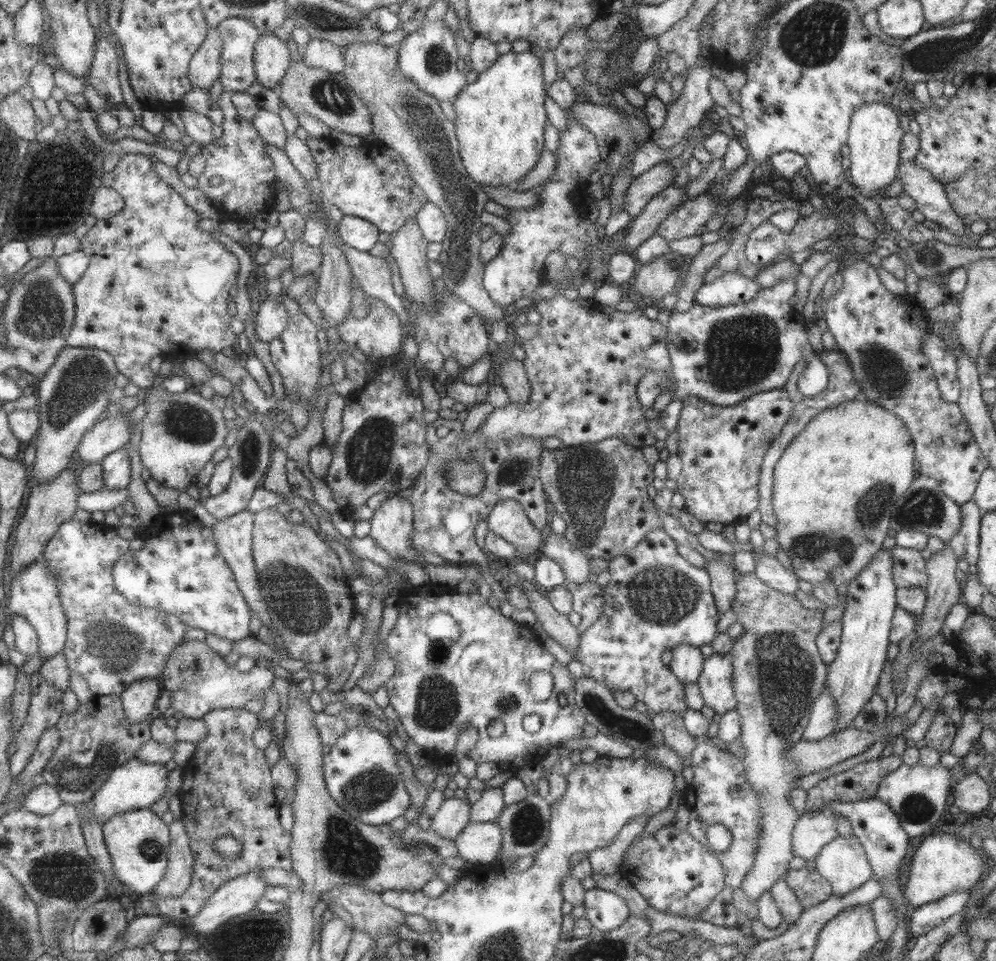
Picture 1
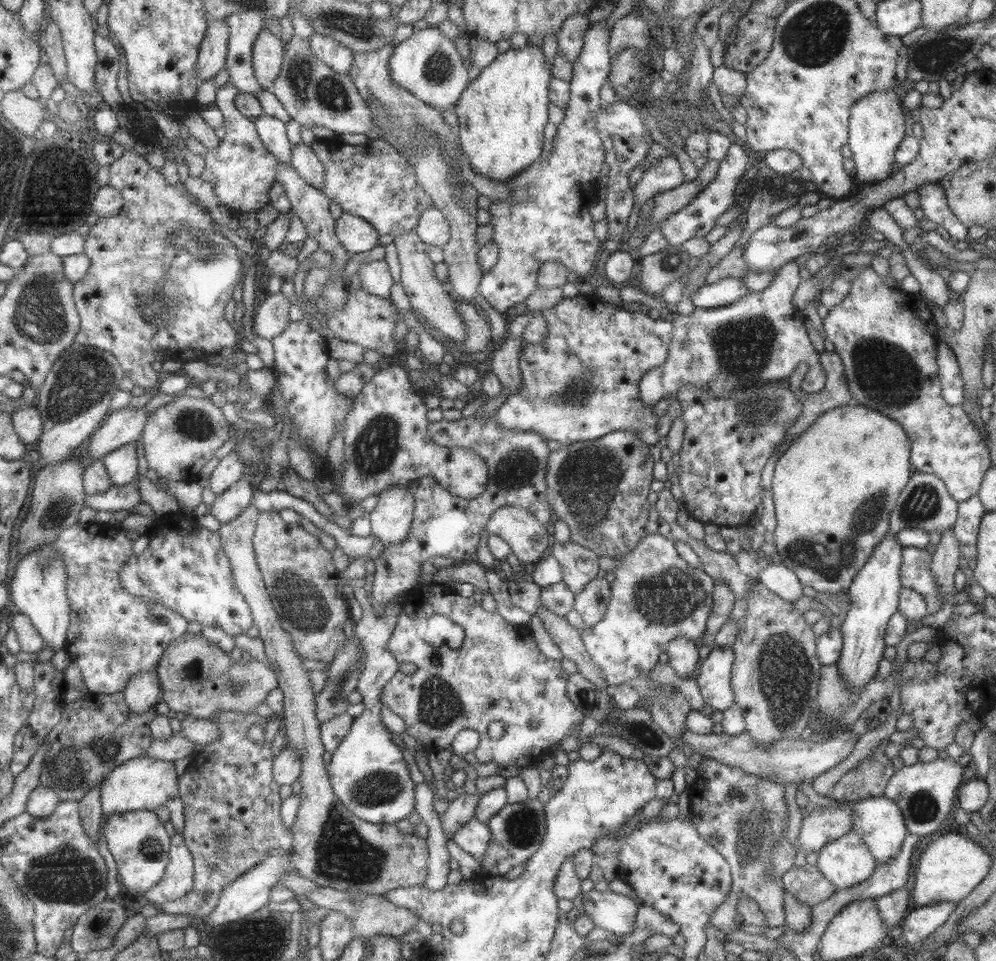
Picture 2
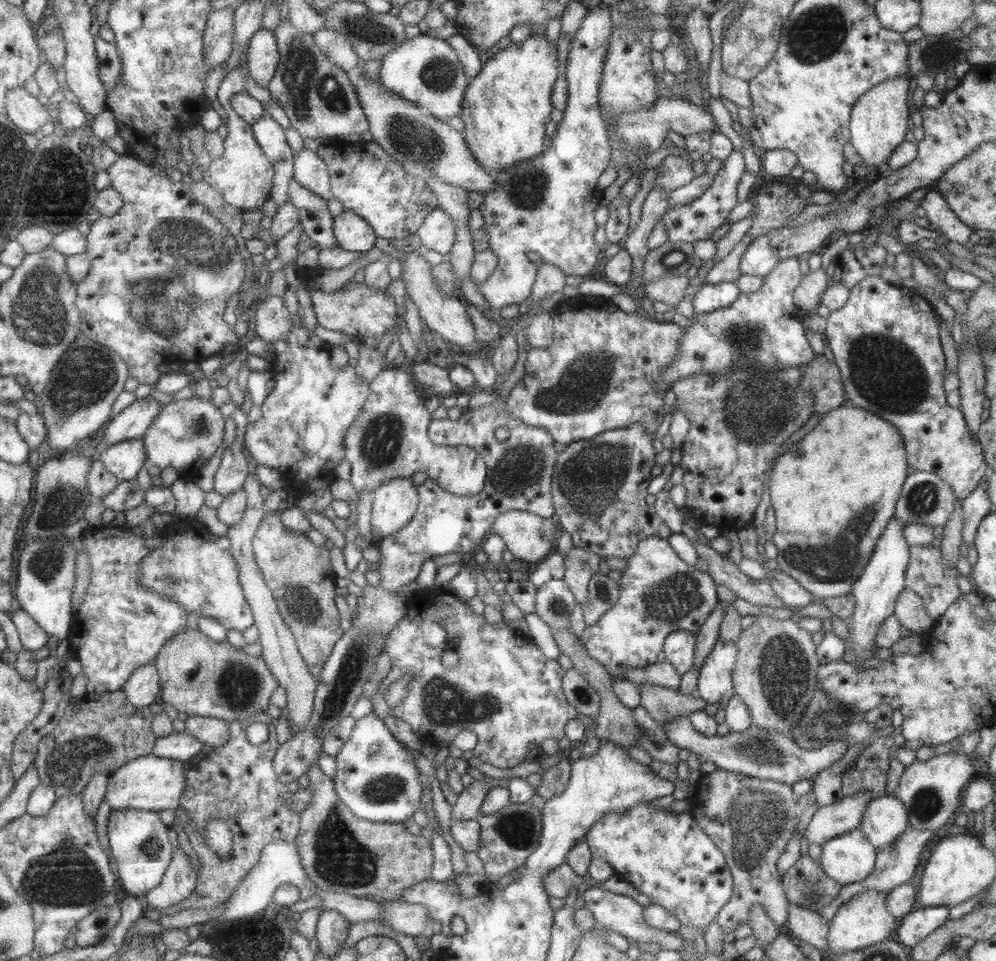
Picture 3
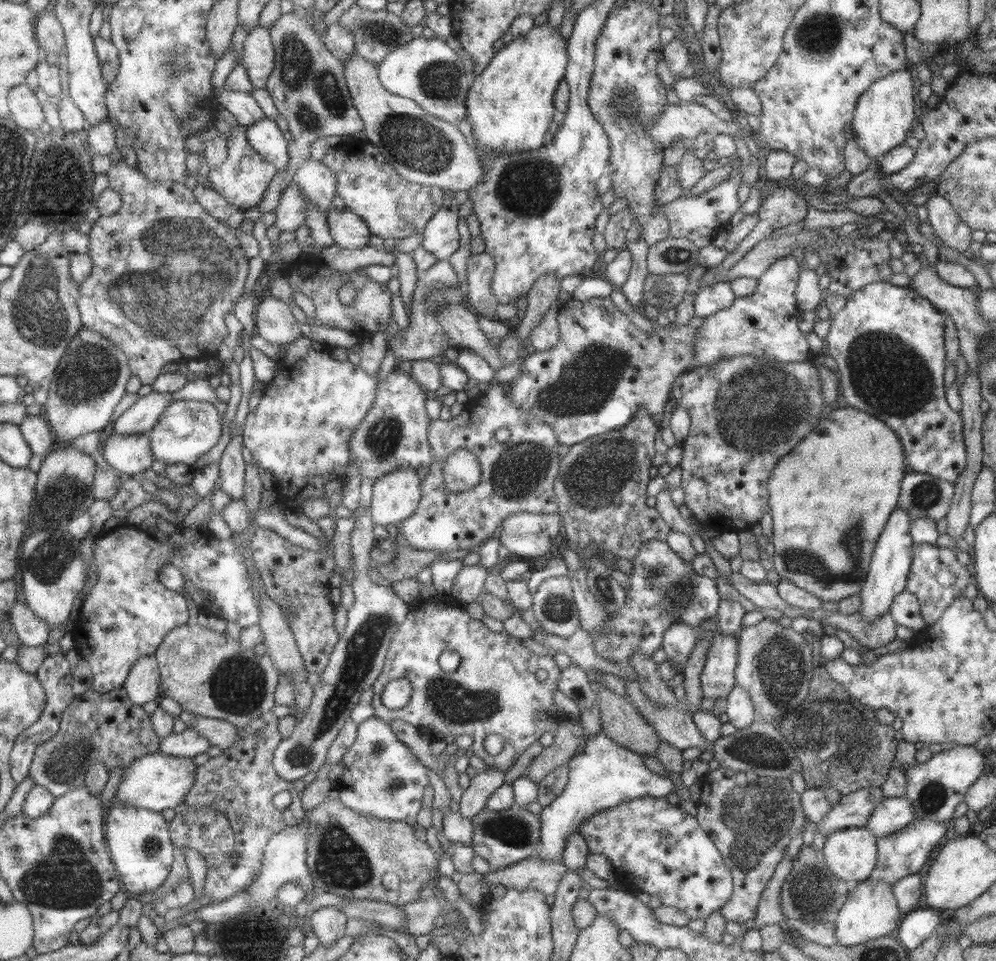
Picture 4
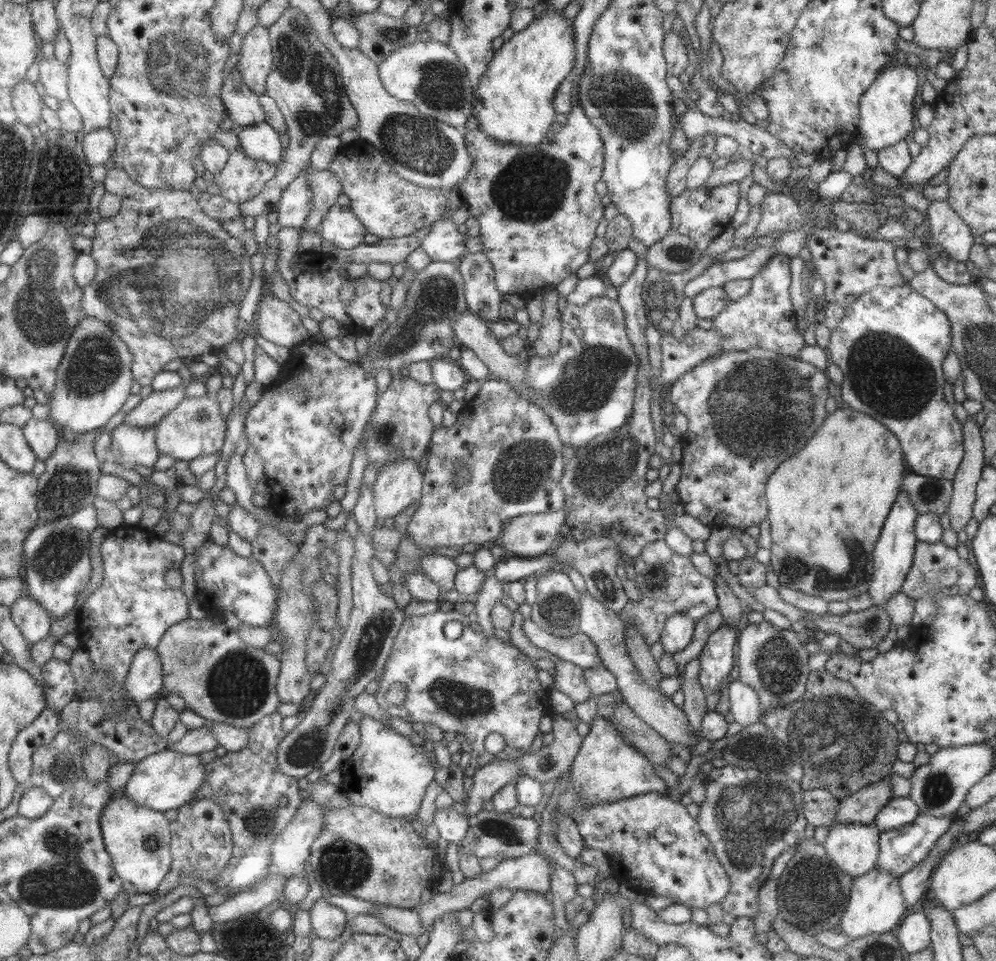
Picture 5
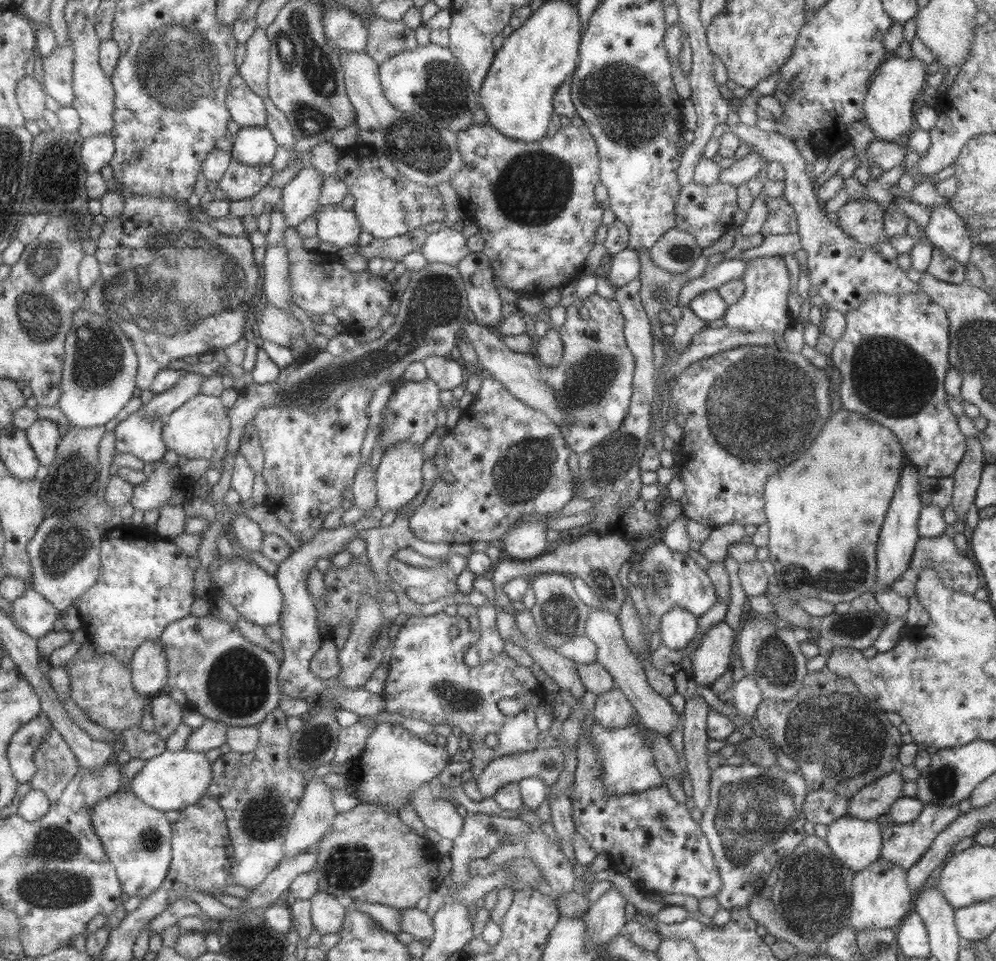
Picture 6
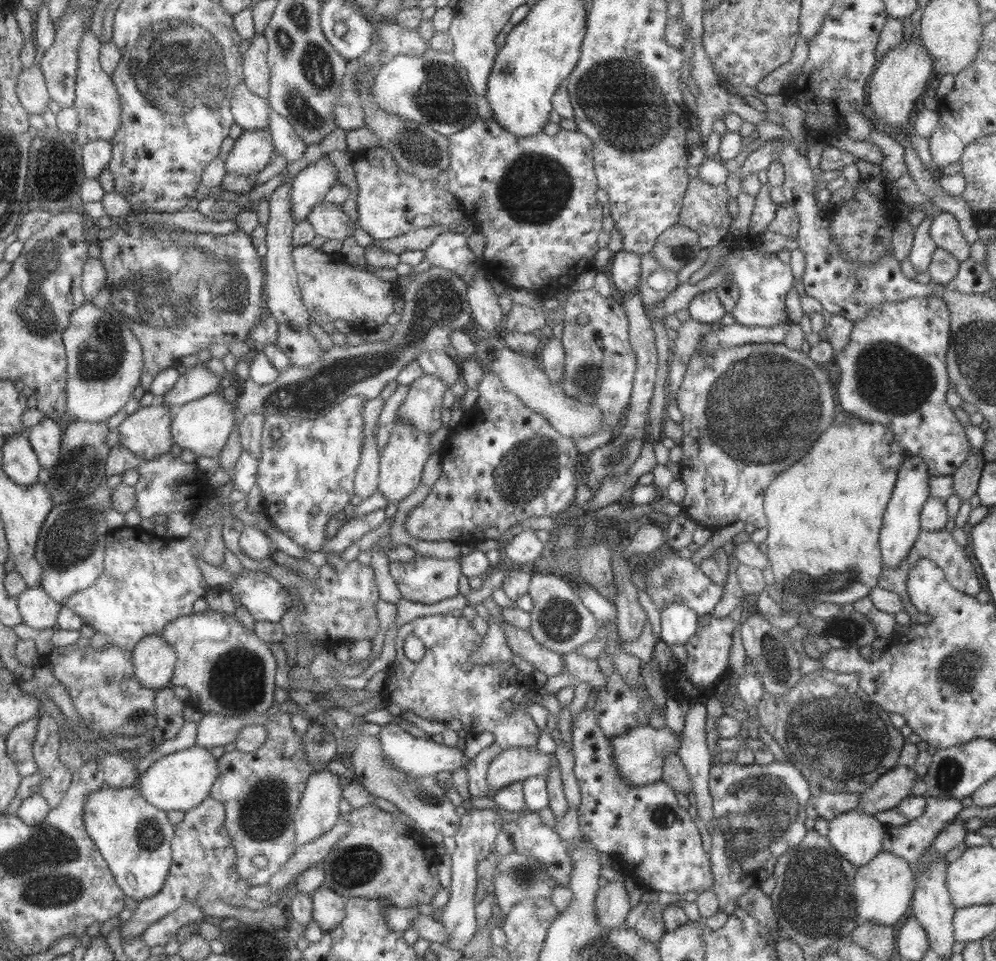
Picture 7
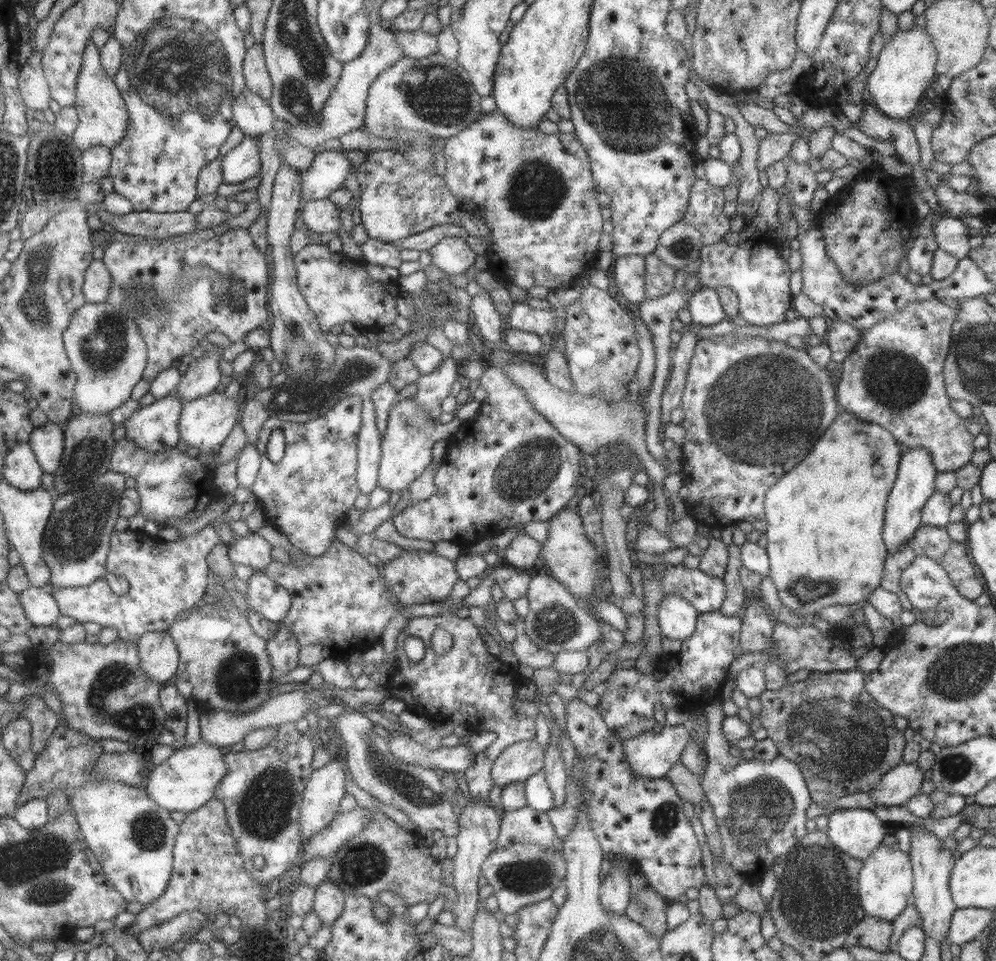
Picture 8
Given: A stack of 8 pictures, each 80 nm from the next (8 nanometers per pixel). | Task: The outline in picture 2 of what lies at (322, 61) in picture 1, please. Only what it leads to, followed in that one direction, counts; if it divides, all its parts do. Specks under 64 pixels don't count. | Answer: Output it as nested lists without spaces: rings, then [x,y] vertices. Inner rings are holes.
[[[313,32],[307,39],[310,42],[312,53],[329,68],[332,68],[336,73],[346,75],[350,72],[352,60],[354,59],[352,50],[324,34]]]

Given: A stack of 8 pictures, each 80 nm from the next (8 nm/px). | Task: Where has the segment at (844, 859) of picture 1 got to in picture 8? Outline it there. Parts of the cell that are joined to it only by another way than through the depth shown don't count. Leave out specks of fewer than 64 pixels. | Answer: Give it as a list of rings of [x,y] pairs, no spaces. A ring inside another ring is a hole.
[[[837,808],[828,816],[828,840],[849,858],[863,862],[881,841],[887,826],[871,811],[861,808]]]

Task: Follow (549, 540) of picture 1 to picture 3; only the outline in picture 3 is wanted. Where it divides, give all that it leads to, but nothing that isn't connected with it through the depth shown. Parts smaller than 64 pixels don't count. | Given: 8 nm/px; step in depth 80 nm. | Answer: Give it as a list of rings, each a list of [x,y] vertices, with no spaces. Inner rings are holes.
[[[572,546],[570,551],[562,556],[564,558],[563,580],[573,593],[577,604],[588,602],[588,580],[598,571],[601,556],[577,546]]]

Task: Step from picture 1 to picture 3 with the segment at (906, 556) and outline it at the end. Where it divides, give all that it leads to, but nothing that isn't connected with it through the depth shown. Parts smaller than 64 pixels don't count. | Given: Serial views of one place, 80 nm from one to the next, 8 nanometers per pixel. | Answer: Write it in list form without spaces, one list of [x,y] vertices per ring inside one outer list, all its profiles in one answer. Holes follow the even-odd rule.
[[[930,544],[909,546],[909,560],[905,569],[904,588],[912,590],[922,598],[927,617],[934,622],[939,620],[945,609],[957,600],[960,593],[957,587],[957,576],[959,575],[955,566],[944,567],[940,550],[937,547],[932,547]]]

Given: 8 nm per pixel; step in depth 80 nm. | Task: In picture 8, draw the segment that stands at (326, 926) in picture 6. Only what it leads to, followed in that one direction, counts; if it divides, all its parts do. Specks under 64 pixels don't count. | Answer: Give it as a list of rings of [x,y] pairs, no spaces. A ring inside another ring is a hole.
[[[327,877],[315,887],[312,911],[319,917],[321,923],[332,923],[341,914],[344,896]]]

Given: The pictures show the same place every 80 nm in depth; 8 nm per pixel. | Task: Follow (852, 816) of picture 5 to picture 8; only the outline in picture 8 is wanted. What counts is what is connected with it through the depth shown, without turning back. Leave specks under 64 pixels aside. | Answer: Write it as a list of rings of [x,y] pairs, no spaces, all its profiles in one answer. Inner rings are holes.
[[[901,761],[881,775],[879,782],[870,790],[874,806],[902,806],[920,792],[923,771],[916,761]]]

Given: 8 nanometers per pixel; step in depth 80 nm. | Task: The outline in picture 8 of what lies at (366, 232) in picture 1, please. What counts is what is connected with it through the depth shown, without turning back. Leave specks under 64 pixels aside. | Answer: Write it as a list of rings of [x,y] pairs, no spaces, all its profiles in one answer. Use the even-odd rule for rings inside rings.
[[[329,199],[308,200],[298,206],[299,216],[309,230],[316,234],[336,233],[340,226],[338,206]]]

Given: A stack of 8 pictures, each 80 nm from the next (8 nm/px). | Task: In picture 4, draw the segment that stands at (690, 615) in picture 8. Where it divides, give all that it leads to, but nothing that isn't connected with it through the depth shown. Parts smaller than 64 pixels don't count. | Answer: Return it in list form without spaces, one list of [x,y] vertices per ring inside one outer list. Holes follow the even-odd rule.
[[[673,622],[665,629],[660,647],[663,648],[667,660],[682,670],[696,638],[695,628],[687,626],[683,622]]]

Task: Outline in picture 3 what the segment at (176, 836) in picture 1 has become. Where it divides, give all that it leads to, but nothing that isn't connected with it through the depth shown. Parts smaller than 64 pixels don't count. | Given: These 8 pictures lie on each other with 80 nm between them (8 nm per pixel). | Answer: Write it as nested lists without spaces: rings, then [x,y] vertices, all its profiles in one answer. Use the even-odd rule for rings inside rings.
[[[178,846],[163,883],[146,895],[148,906],[159,910],[181,905],[185,899],[189,899],[195,893],[197,886],[198,872]]]

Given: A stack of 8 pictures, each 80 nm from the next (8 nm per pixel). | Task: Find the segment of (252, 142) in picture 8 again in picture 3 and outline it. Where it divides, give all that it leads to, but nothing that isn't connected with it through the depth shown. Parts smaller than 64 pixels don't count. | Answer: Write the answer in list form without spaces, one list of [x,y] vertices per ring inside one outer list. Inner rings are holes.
[[[267,112],[252,127],[259,149],[274,168],[269,197],[280,205],[288,199],[288,182],[292,179],[294,152],[285,141],[284,130]]]

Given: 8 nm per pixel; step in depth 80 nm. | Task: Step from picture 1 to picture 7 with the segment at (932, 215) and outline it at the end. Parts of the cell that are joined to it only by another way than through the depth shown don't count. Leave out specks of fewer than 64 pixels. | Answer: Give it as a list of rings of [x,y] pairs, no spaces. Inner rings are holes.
[[[942,211],[932,218],[929,234],[937,246],[952,254],[959,262],[969,256],[970,243],[964,239],[958,222],[948,212]]]

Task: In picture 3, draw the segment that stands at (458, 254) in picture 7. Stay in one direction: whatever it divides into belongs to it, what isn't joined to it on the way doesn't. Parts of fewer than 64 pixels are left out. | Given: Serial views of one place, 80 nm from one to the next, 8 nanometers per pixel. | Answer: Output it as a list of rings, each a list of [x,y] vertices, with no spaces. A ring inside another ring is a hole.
[[[435,207],[421,223],[421,226],[416,230],[415,234],[420,238],[420,244],[429,250],[438,252],[446,256],[451,250],[453,243],[455,242],[455,229],[451,217],[445,212],[445,210]]]

